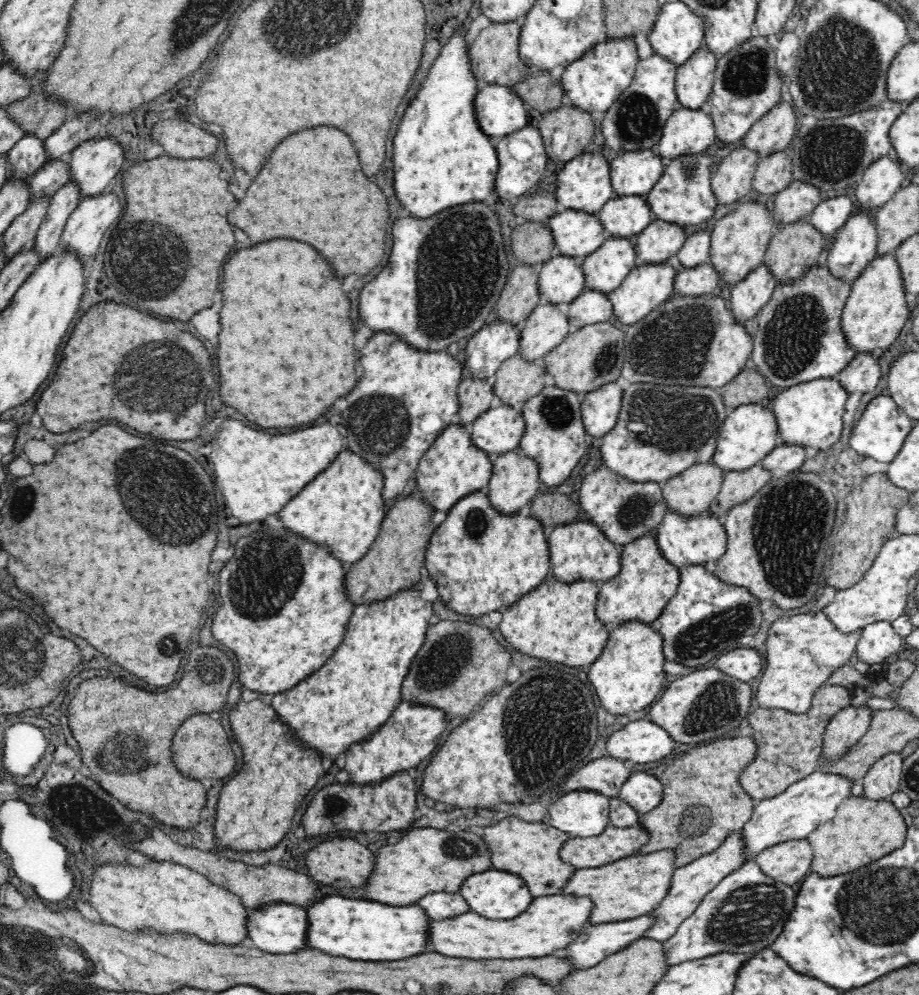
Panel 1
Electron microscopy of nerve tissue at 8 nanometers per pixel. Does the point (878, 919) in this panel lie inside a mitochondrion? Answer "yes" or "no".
yes

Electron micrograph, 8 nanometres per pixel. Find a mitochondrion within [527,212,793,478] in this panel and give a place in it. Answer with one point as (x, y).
(675, 424)

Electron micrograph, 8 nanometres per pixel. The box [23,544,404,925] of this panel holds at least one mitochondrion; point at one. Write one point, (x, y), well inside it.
(82, 809)

